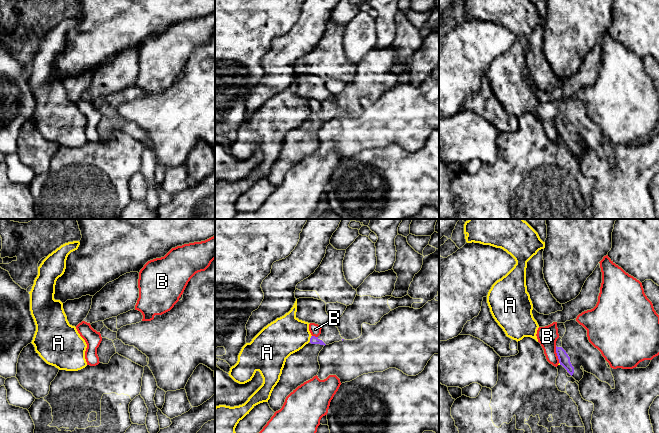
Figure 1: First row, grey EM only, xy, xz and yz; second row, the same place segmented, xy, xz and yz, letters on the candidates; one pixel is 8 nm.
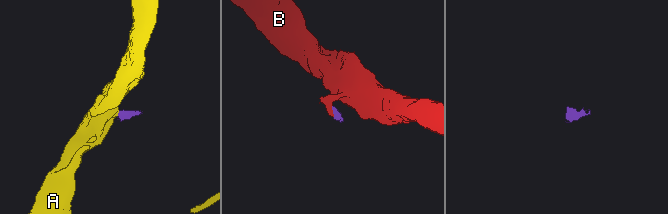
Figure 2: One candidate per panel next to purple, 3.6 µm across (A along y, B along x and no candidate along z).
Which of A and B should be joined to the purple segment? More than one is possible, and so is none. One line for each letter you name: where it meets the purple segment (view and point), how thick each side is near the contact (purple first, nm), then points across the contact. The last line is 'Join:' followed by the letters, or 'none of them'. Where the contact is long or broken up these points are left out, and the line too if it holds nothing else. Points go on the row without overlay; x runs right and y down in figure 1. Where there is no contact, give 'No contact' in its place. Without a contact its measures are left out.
Join: none of them

